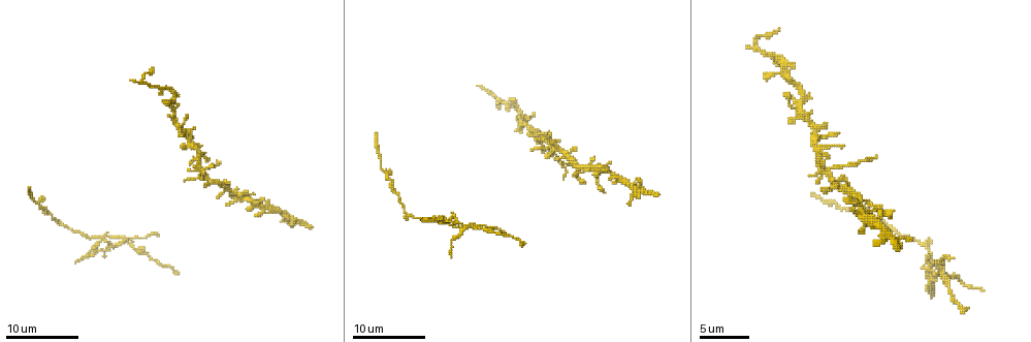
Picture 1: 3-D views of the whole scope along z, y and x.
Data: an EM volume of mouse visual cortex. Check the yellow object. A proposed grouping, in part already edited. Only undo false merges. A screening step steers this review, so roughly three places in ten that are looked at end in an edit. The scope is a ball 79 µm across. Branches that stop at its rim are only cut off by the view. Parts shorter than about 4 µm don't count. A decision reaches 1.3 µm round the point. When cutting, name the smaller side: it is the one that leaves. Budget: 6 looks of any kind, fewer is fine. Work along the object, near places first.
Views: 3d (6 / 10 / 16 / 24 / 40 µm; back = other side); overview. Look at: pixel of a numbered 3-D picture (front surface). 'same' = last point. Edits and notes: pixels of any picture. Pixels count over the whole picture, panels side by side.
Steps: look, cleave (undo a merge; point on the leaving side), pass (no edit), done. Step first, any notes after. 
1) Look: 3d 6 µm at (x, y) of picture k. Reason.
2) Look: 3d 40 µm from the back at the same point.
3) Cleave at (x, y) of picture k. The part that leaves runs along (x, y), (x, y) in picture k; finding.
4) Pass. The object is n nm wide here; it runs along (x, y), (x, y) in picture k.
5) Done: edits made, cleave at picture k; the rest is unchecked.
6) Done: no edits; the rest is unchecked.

Look: 3d 6 µm at (477, 228) of picture 1.

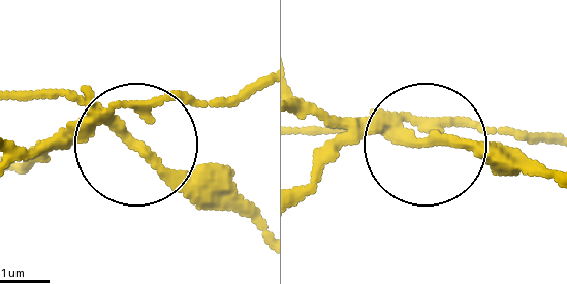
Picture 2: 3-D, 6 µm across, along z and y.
Cleave at (43, 148) of picture 2. The part that leaves runs along (104, 114), (9, 154) in picture 2; a second neuron is stuck on.

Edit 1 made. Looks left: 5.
Look: 3d 16 µm at (588, 166) of picture 1. Two arms at a narrow angle.

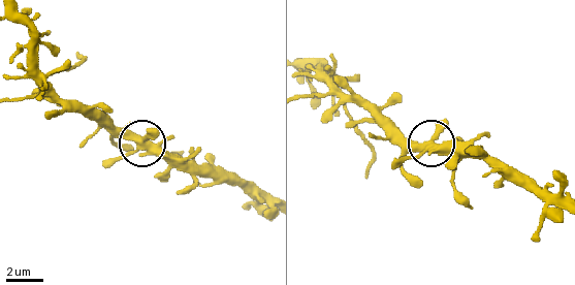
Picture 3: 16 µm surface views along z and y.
Look: 3d 6 µm at (144, 140) of picture 3. Closer look.

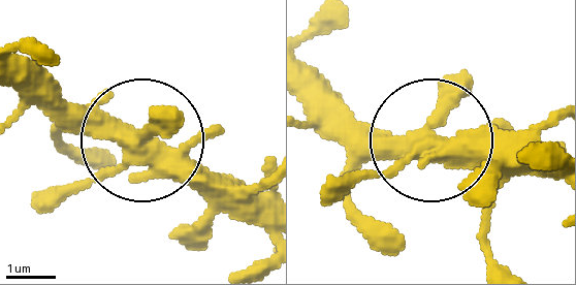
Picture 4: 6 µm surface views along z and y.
Pass. The side arm is 12 µm long; 5 arms meet here; all the same neuron.

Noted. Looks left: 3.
Look: 3d 10 µm at (775, 55) of picture 1. A narrow waist.

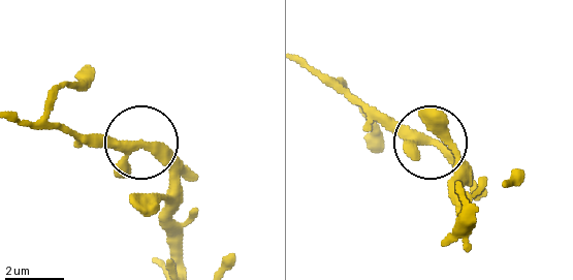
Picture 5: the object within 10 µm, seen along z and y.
Pass. 3 arms meet here; one neuron here.

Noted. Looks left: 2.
Done: edits made, cleave at picture 2; the rest is unchecked.

